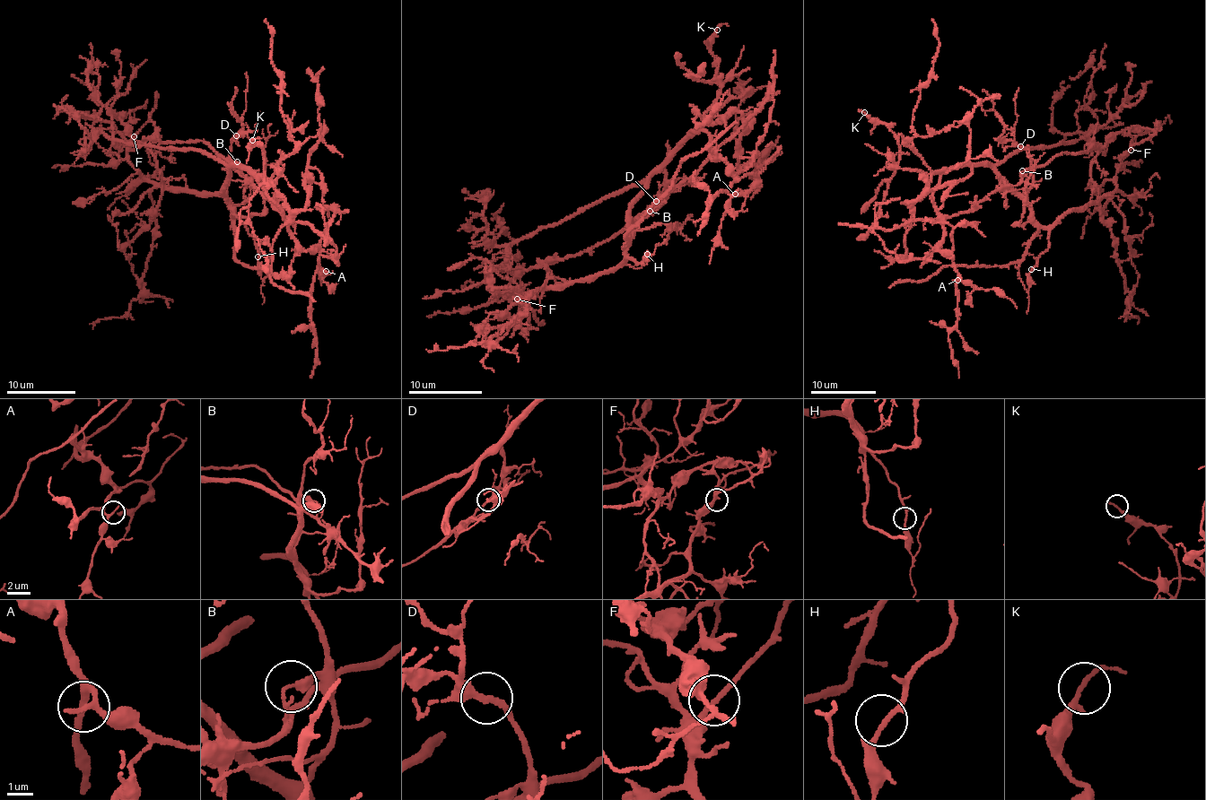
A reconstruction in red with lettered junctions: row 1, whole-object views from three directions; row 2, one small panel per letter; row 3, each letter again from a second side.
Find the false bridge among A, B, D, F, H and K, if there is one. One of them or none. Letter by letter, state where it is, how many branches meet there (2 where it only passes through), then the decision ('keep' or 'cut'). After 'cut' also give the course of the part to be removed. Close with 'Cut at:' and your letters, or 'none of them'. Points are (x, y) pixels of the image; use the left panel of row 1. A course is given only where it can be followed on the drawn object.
A: place (326, 271); branches 2; keep
B: place (237, 161); branches 2; cut; course (237, 161), (233, 169), (203, 141), (146, 141), (162, 195), (140, 292), (124, 315), (92, 329)
D: place (236, 135); branches 2; keep
F: place (134, 136); branches 2; keep
H: place (257, 256); branches 2; keep
K: place (252, 140); branches 2; keep
Cut at: B

